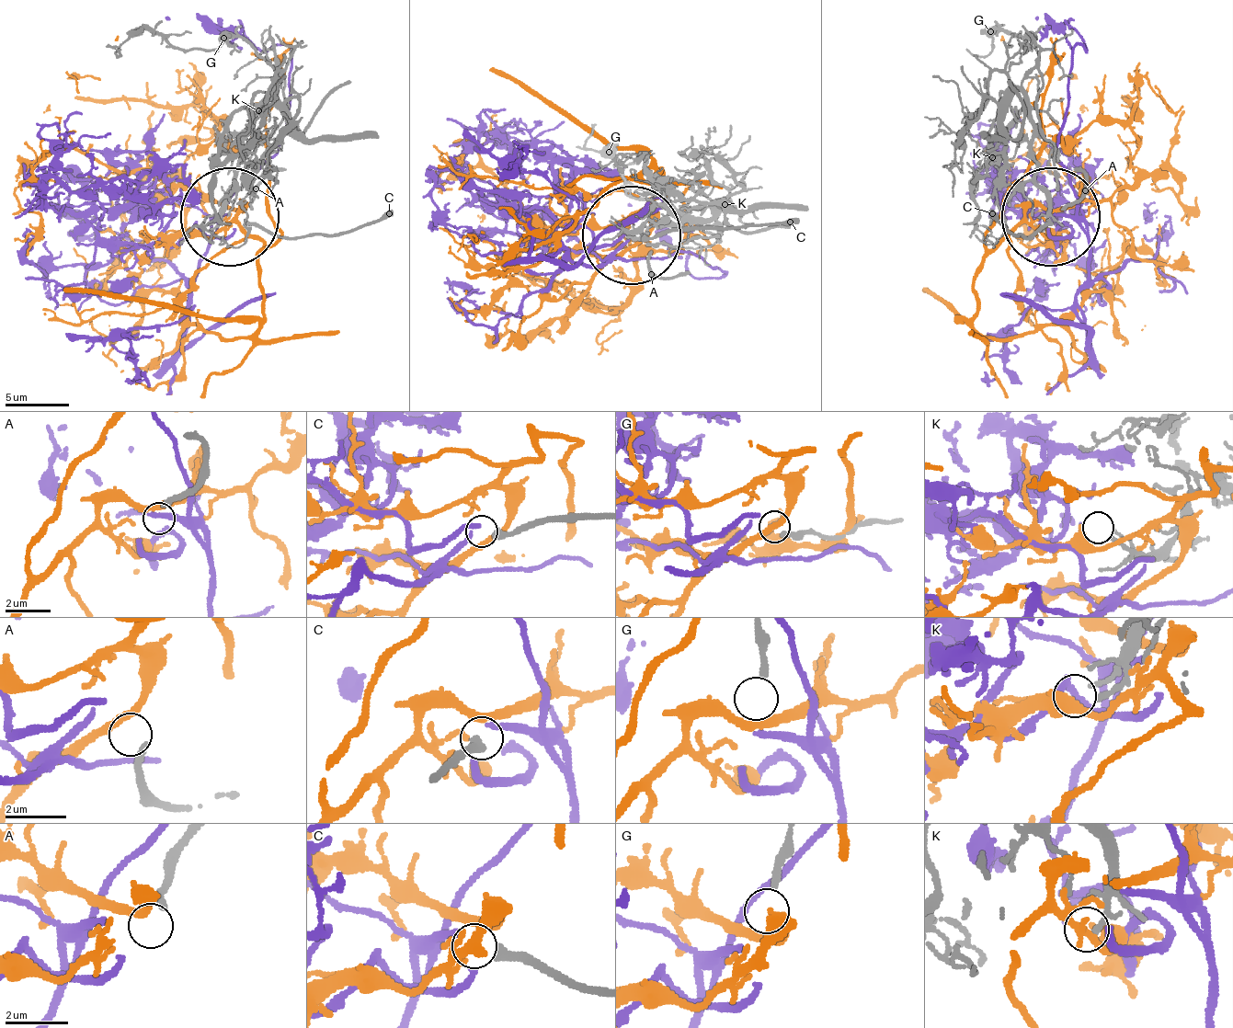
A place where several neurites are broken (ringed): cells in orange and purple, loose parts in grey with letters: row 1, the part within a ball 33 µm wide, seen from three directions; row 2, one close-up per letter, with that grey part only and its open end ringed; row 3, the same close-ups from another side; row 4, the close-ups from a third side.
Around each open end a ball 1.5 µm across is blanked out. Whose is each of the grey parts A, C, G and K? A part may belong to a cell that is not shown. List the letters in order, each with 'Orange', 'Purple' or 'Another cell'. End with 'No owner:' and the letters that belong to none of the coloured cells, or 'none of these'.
A: Another cell
C: Another cell
G: Another cell
K: Another cell
No owner: A, C, G, K

